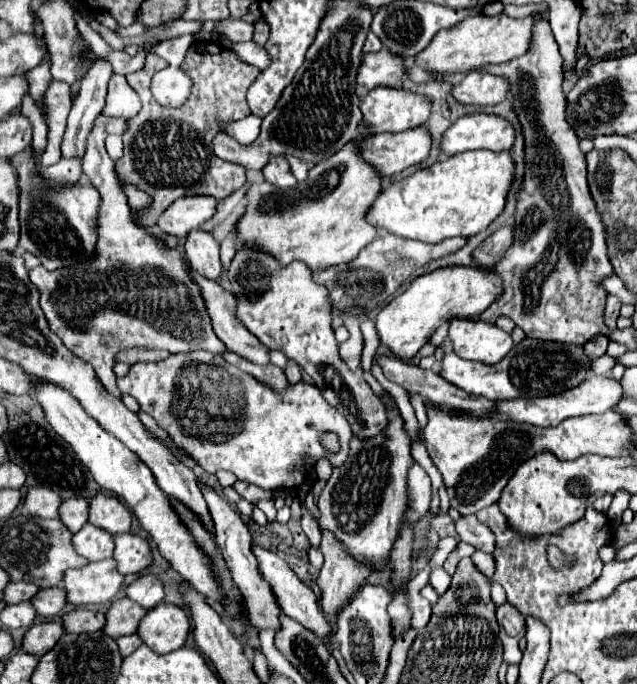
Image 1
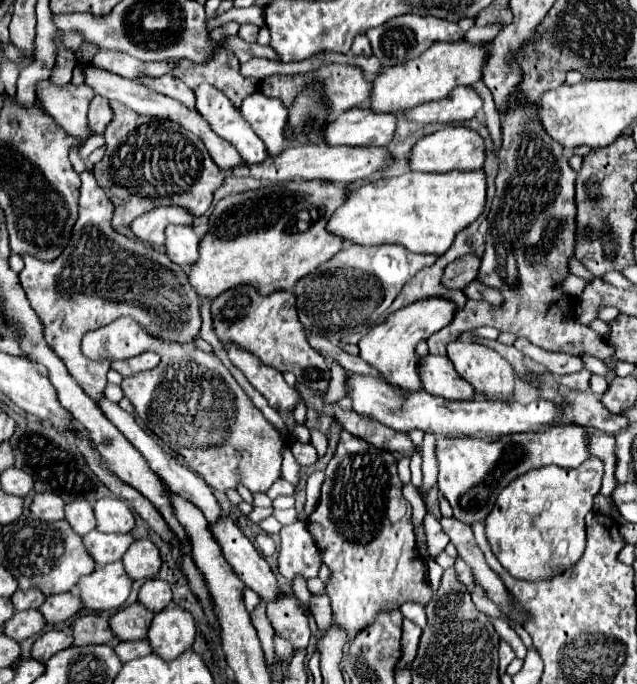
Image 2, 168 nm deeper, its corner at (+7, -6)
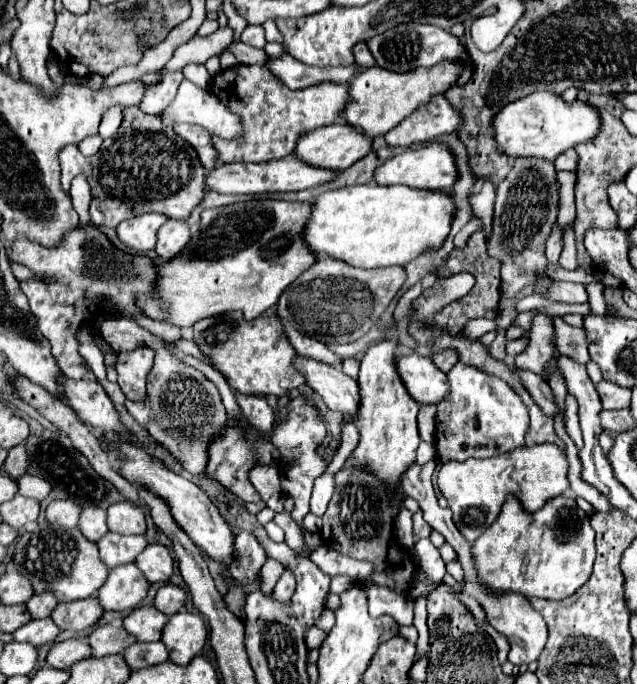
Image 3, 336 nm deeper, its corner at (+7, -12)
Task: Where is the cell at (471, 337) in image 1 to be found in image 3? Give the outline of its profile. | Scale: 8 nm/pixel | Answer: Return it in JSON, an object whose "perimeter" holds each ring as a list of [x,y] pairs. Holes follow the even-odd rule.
{"perimeter":[[[456,364],[448,372],[448,384],[450,394],[438,404],[436,412],[434,446],[440,462],[492,458],[524,446],[524,436],[530,430],[528,410],[506,382],[466,364]]]}

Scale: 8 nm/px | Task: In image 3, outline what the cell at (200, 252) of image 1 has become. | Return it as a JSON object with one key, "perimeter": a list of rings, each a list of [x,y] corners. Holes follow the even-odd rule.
{"perimeter":[[[166,220],[158,230],[156,252],[162,260],[172,260],[190,240],[190,228],[182,220]]]}

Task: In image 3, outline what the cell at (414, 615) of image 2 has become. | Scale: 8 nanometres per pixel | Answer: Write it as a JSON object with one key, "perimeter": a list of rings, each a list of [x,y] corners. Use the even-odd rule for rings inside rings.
{"perimeter":[[[370,582],[366,586],[366,590],[368,590],[370,616],[390,614],[400,626],[412,624],[412,616],[414,616],[414,612],[412,612],[414,600],[412,598],[408,598],[406,594],[398,594],[386,586],[374,586],[374,582]]]}

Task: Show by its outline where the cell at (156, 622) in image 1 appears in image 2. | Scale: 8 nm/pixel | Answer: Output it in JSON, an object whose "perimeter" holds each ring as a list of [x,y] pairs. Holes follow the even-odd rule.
{"perimeter":[[[168,606],[154,616],[146,640],[152,646],[152,652],[166,662],[178,658],[194,642],[196,626],[192,614],[178,606]]]}

